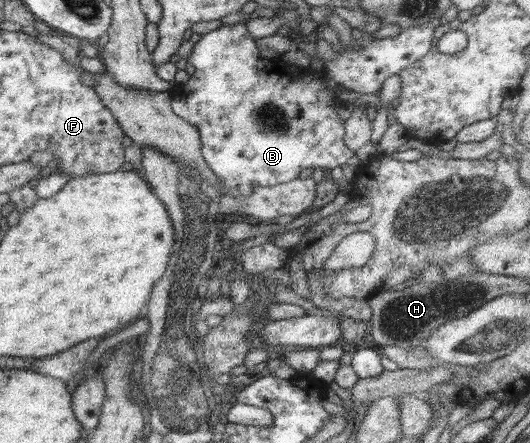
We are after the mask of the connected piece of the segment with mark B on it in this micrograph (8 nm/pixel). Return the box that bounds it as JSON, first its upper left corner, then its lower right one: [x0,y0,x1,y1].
[171,18,440,198]

